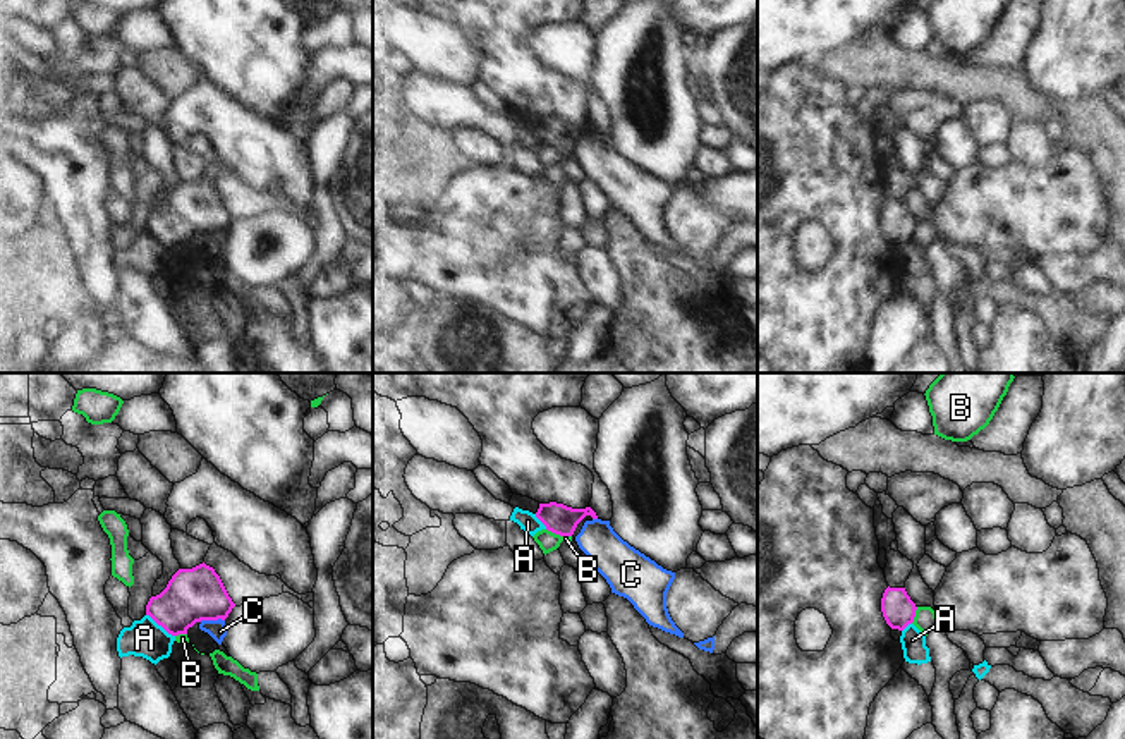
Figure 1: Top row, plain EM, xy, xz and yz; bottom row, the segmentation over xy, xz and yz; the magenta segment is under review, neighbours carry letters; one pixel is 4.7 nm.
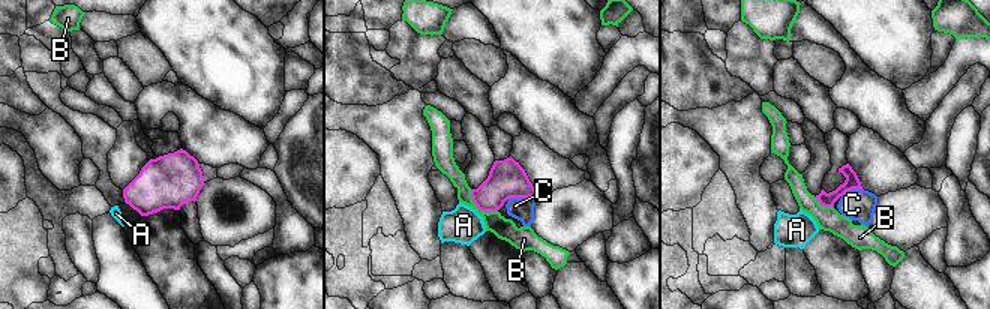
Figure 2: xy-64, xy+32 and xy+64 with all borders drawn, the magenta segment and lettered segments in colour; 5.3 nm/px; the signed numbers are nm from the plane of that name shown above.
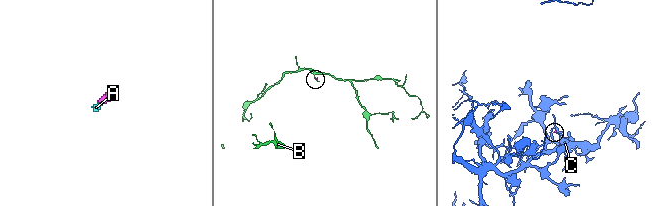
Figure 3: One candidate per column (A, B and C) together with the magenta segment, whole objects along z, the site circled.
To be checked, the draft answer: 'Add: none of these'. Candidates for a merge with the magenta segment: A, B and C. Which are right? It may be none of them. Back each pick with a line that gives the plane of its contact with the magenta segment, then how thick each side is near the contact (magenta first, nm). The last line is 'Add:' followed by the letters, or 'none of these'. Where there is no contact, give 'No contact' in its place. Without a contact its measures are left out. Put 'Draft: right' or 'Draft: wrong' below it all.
Add: none of these.
Draft: right

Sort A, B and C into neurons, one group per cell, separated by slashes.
A / B / C

